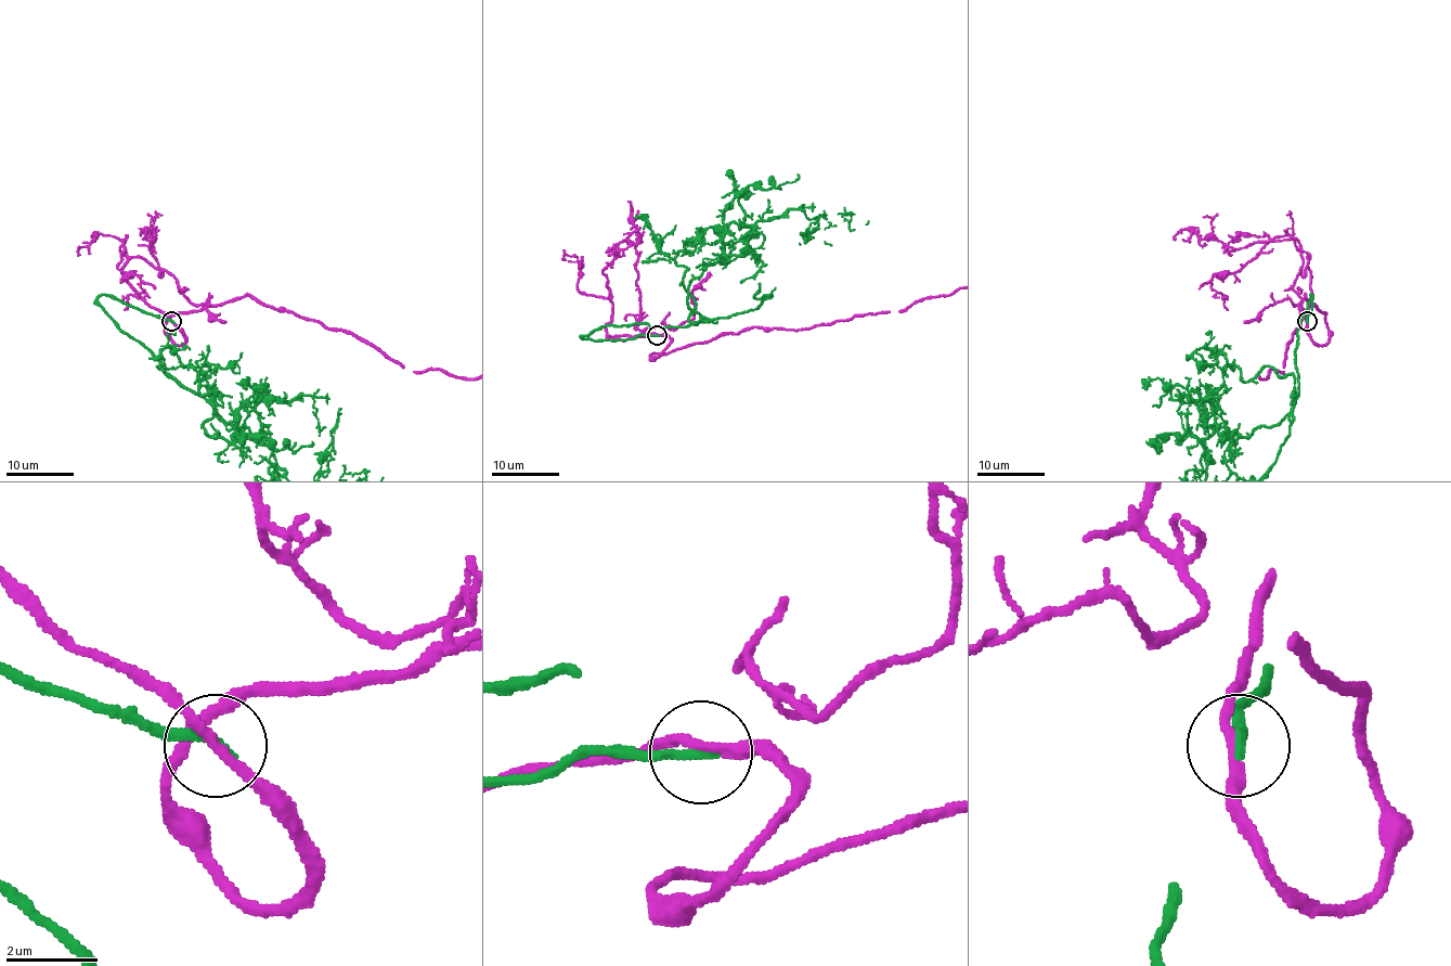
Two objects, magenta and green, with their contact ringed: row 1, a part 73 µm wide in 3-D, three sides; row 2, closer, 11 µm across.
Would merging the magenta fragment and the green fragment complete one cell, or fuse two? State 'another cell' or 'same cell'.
same cell

